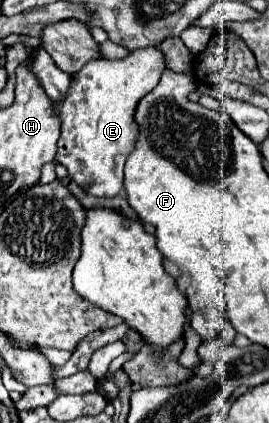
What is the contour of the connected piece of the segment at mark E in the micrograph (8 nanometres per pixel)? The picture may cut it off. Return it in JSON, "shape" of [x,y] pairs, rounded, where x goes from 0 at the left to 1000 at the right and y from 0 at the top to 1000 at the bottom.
{"shape":[[[584,113],[502,118],[465,142],[398,142],[398,137],[338,142],[264,189],[264,213],[257,213],[249,232],[227,246],[204,246],[204,260],[227,279],[227,331],[219,331],[219,355],[212,355],[204,383],[234,388],[257,407],[257,416],[316,454],[331,454],[361,468],[420,468],[450,454],[457,392],[465,392],[472,369],[494,359],[509,322],[517,322],[517,298],[502,288],[502,255],[509,255],[517,236],[584,203],[606,165],[613,165],[613,137]]]}

